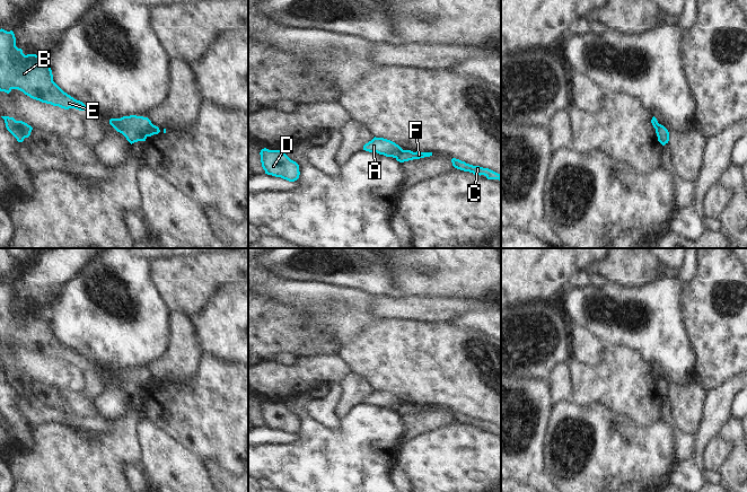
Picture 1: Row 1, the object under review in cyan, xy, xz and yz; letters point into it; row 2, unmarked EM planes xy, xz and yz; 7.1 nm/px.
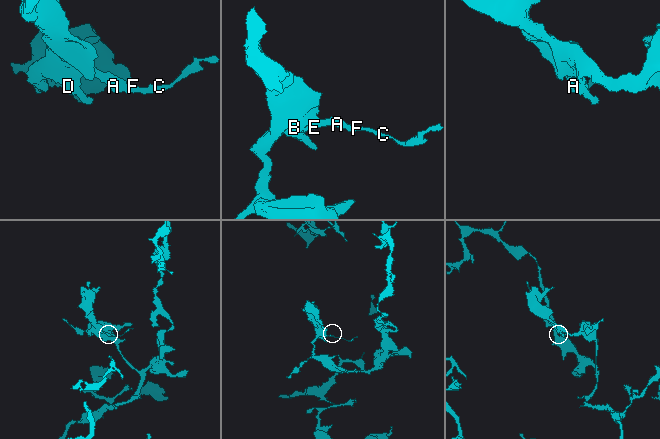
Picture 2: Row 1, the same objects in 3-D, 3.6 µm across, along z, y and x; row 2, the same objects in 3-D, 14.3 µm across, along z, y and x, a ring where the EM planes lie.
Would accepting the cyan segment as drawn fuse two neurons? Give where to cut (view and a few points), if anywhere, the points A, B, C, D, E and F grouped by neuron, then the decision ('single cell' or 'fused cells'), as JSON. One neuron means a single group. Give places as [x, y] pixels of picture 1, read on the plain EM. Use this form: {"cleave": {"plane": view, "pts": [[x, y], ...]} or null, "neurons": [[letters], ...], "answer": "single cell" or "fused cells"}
{"cleave": {"plane": "xy", "pts": [[152, 377], [147, 388]]}, "neurons": [["A", "B", "D", "E"], ["C", "F"]], "answer": "fused cells"}

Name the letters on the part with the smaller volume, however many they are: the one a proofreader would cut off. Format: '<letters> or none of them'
C, F

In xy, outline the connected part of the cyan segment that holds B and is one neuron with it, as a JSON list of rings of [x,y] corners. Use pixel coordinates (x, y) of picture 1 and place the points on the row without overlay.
[[[0,282],[0,344],[9,346],[12,342],[18,342],[33,352],[64,362],[76,361],[79,363],[90,363],[90,360],[64,345],[53,334],[50,316],[51,313],[41,310],[36,307],[25,308],[23,302],[16,299],[14,284]]]

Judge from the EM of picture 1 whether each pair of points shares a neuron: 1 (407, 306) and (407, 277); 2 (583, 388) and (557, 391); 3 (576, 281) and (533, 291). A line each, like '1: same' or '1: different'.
1: different
2: different
3: different

